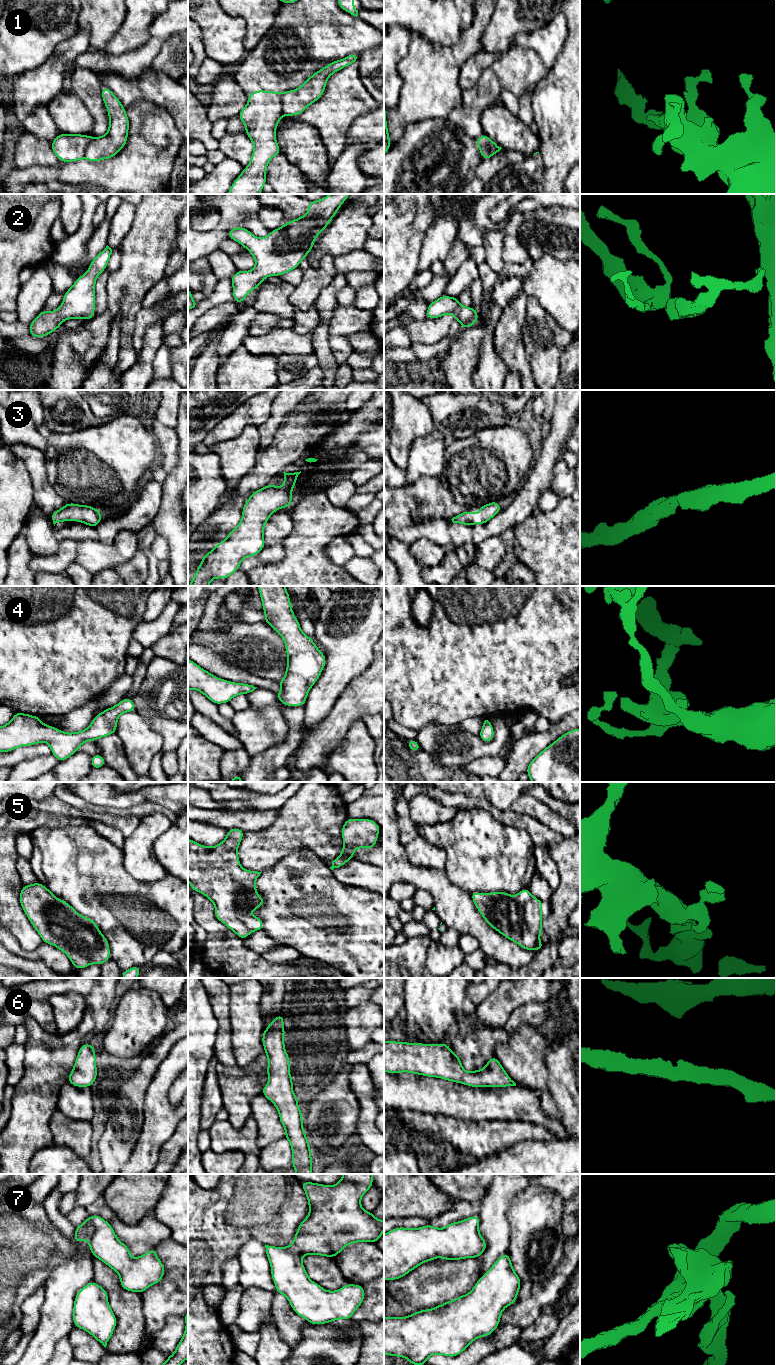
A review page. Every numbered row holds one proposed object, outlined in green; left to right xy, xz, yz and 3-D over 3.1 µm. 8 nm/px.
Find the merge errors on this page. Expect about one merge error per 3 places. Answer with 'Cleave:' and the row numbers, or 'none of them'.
Cleave: 1

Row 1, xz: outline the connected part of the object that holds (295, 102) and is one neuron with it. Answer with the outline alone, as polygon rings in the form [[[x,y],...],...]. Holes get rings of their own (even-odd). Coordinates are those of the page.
[[[354,53],[343,59],[330,62],[327,66],[312,74],[297,89],[284,92],[281,97],[282,115],[290,117],[303,113],[309,105],[321,98],[327,80],[332,74],[352,63],[356,63],[358,59],[359,54]]]

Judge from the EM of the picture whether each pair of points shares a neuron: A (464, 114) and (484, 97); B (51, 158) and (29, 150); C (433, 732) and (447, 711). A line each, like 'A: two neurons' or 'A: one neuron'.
A: one neuron
B: one neuron
C: two neurons

